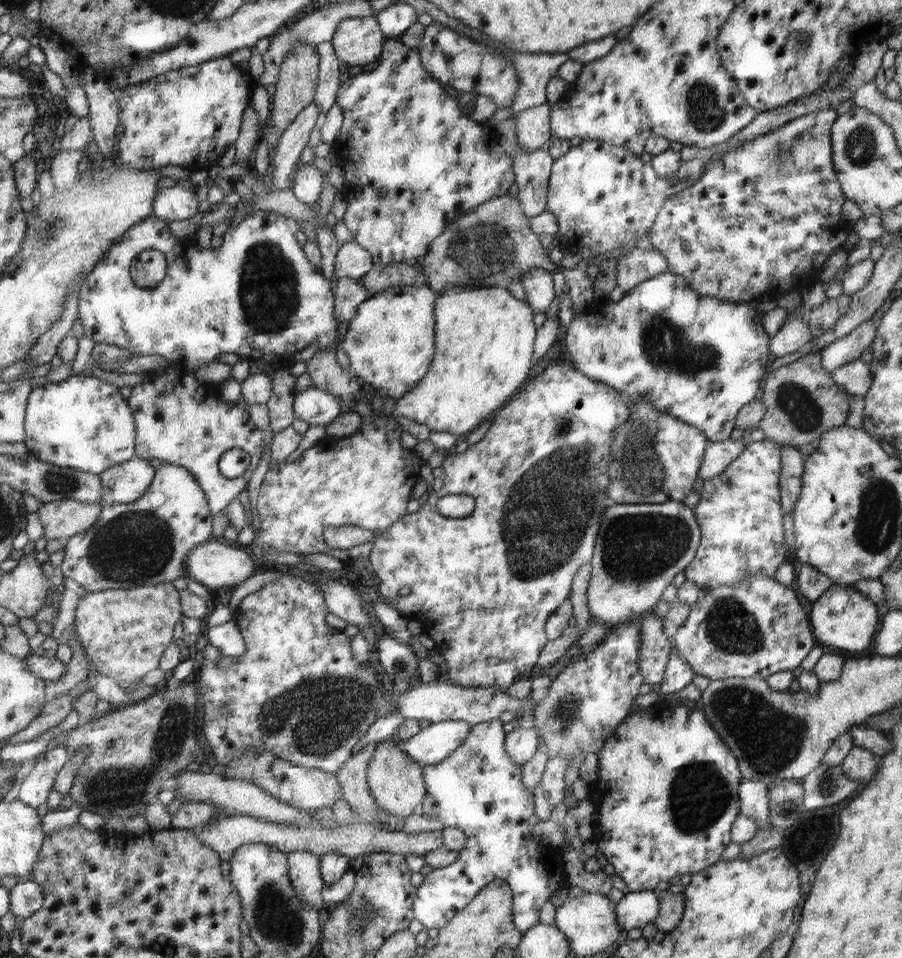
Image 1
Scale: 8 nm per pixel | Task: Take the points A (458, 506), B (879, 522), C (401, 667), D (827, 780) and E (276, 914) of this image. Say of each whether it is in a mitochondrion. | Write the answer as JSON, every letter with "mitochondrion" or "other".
{"A":"other","B":"mitochondrion","C":"mitochondrion","D":"mitochondrion","E":"mitochondrion"}

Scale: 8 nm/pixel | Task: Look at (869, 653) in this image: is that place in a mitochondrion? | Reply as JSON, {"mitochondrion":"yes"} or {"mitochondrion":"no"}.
{"mitochondrion":"no"}

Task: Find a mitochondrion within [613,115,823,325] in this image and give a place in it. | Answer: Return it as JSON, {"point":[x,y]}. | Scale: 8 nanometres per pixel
{"point":[782,153]}

